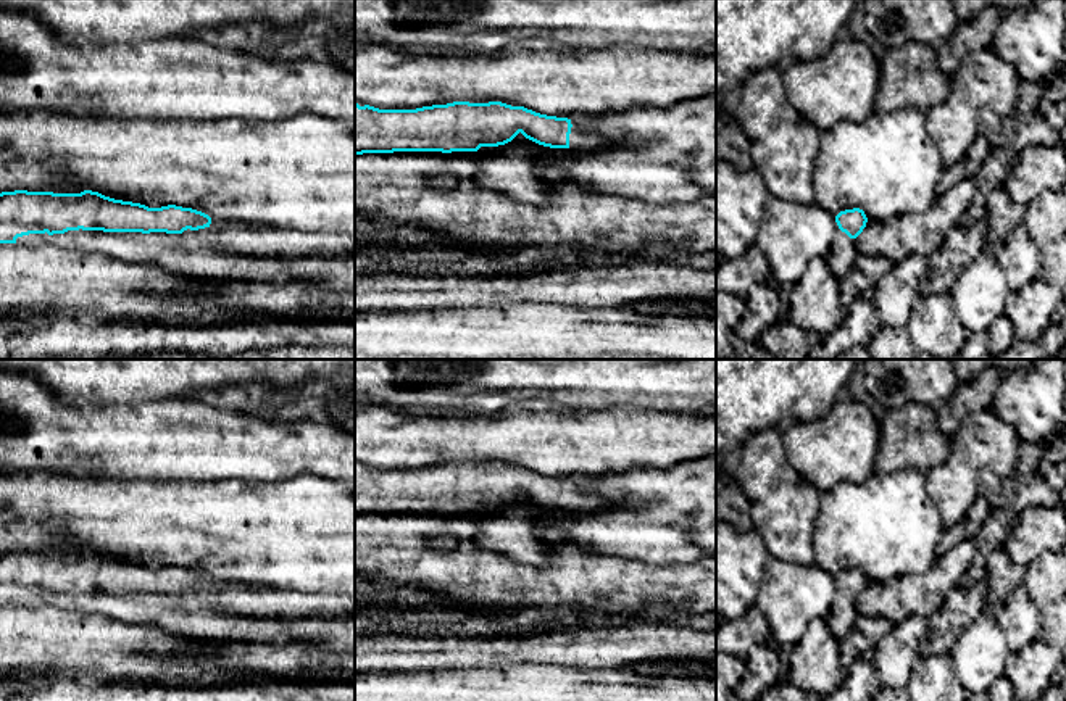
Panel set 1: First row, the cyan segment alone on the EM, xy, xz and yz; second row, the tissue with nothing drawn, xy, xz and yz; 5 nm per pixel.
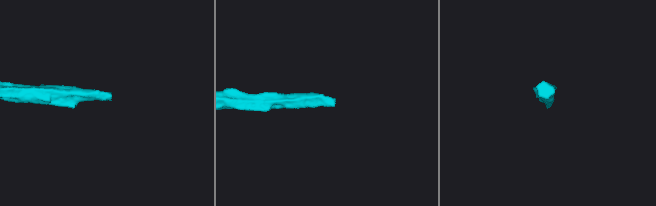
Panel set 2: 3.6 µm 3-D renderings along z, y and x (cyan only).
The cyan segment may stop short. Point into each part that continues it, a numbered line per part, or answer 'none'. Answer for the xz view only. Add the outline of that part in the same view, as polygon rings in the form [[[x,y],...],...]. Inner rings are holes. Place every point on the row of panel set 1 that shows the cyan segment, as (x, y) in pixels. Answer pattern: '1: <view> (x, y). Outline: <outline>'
1: xz (579, 139). Outline: [[[573,121],[571,124],[573,127],[569,134],[569,150],[595,151],[608,145],[606,139],[598,135],[597,132],[585,131]]]

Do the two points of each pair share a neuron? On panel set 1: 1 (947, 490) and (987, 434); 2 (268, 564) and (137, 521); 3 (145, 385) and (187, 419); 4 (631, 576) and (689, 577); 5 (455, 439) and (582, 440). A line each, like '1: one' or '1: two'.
1: one
2: one
3: two
4: one
5: one

